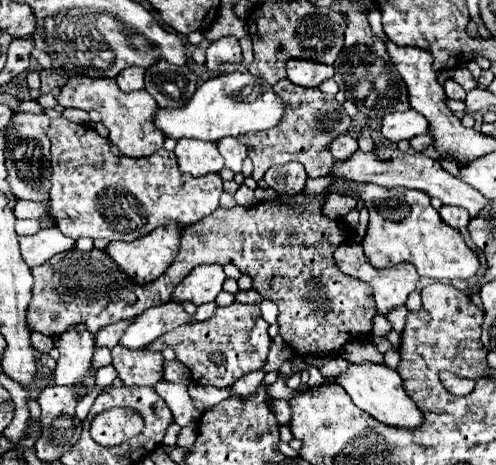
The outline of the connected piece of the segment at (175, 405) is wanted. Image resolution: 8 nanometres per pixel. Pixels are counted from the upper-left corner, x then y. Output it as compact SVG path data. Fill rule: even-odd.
M162 380L162 382L156 384L154 390L164 398L164 402L172 410L178 426L182 426L182 428L184 426L196 426L196 422L200 420L200 412L194 408L186 386Z

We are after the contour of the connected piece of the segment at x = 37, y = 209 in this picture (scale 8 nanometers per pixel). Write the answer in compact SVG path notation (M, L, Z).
M20 200L16 204L16 218L40 218L46 214L46 210L48 210L48 206L44 202Z

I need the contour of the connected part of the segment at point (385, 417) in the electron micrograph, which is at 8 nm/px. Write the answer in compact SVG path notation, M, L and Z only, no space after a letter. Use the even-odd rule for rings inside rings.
M362 362L362 364L350 364L338 378L336 382L348 392L352 402L366 410L370 416L374 416L378 422L384 422L388 426L396 428L416 428L424 420L412 398L408 398L400 376L396 370L384 366L384 364L374 364L374 362Z

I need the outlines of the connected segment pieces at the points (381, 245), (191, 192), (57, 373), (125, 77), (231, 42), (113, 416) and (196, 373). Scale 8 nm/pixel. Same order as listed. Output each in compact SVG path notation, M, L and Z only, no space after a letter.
M348 182L350 196L360 198L370 212L370 226L362 240L364 254L374 268L388 268L400 262L416 266L420 276L434 280L468 280L476 276L480 262L476 254L466 246L462 234L456 228L444 224L440 214L432 208L428 194L408 188L382 188L372 184Z
M56 118L50 124L48 138L52 142L52 178L50 178L50 210L56 220L56 226L62 234L78 240L82 236L88 238L108 238L108 240L134 240L144 234L150 234L154 228L164 226L172 220L182 224L194 224L206 216L210 216L220 202L222 194L222 178L218 174L208 174L200 178L192 178L190 174L182 174L176 166L174 152L158 150L148 158L128 158L122 154L112 154L110 140L102 138L96 130L70 122L66 118Z
M76 326L76 330L68 330L68 334L54 336L54 344L60 350L58 366L54 370L54 384L72 386L82 384L84 388L94 388L94 370L92 370L92 354L94 354L94 336L84 330L84 326Z
M138 66L124 68L124 70L116 76L116 82L118 82L118 86L120 86L124 92L140 90L140 88L144 88L144 68L138 68Z
M224 36L216 42L210 44L210 48L206 50L206 68L218 74L218 68L222 62L230 62L230 64L238 64L242 60L242 52L240 52L240 44L236 36Z
M112 408L112 410L106 410L104 414L98 414L92 420L90 434L98 444L110 448L140 434L142 426L144 422L140 422L140 416L132 414L132 410Z
M232 302L226 308L218 308L210 320L180 326L180 330L172 330L146 346L146 350L154 352L162 352L166 348L172 348L176 352L176 358L190 370L196 384L228 388L240 376L264 366L270 348L268 324L262 320L260 308L256 304L246 306Z

